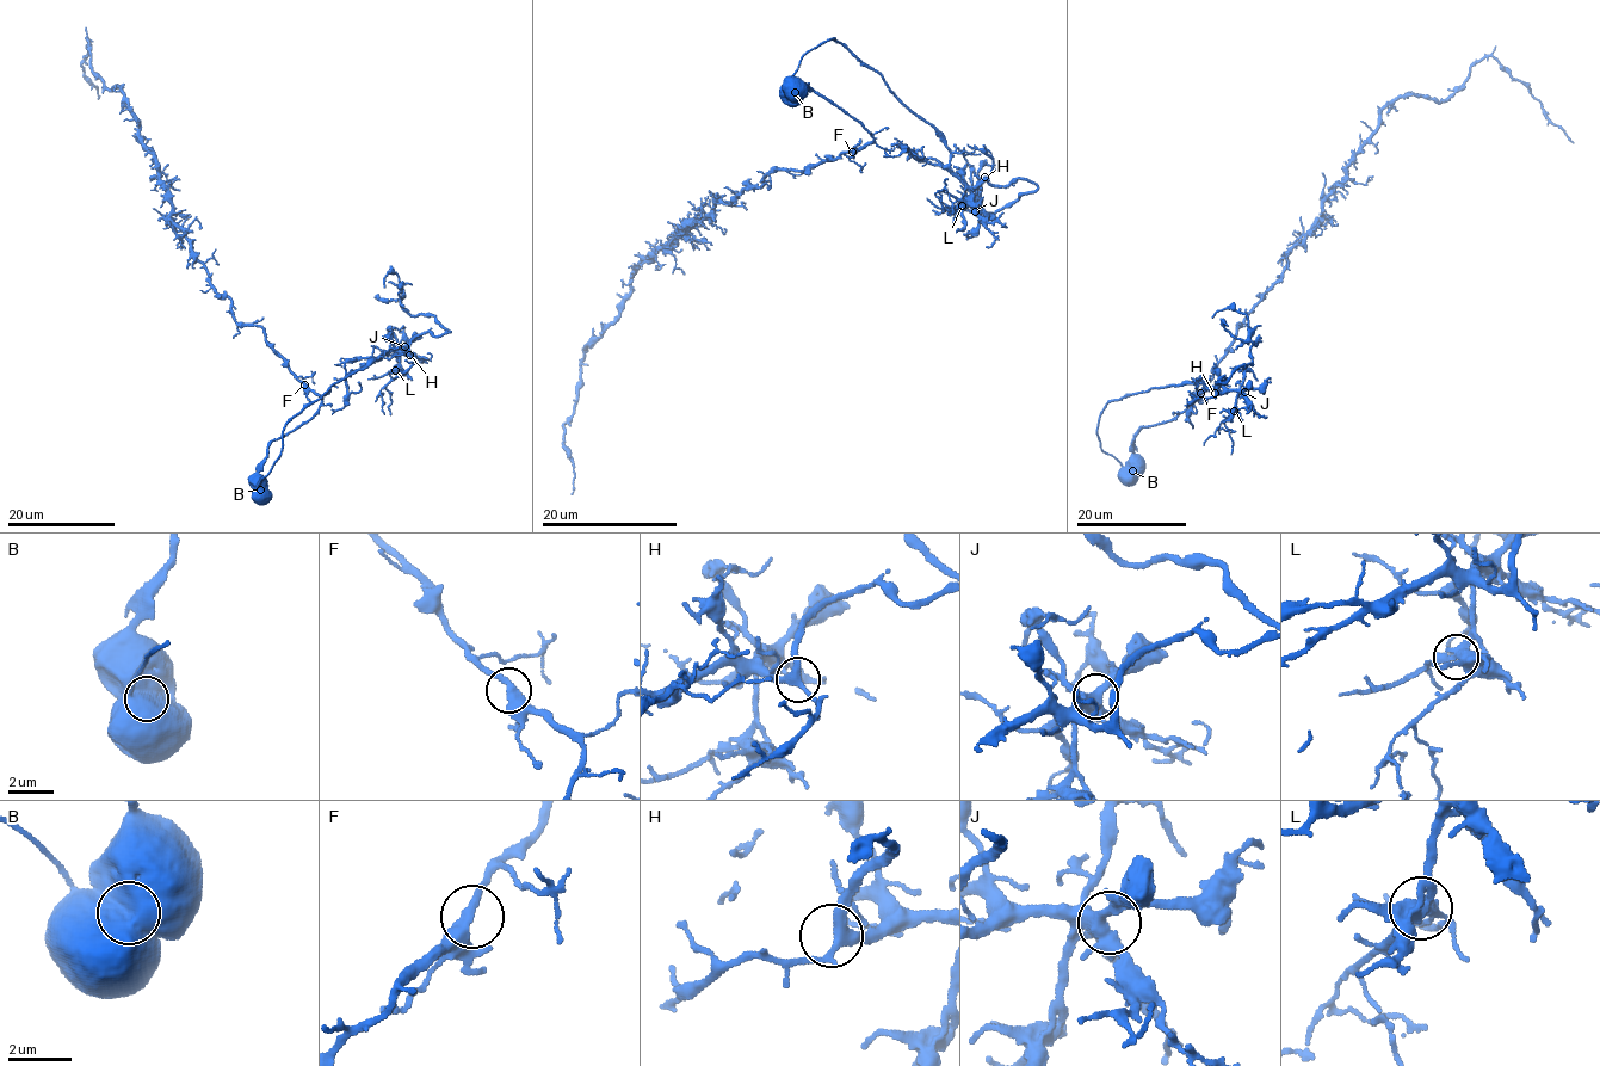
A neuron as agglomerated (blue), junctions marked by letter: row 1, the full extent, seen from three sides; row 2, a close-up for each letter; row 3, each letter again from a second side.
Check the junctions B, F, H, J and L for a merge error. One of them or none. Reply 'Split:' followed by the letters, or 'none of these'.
Split: B

